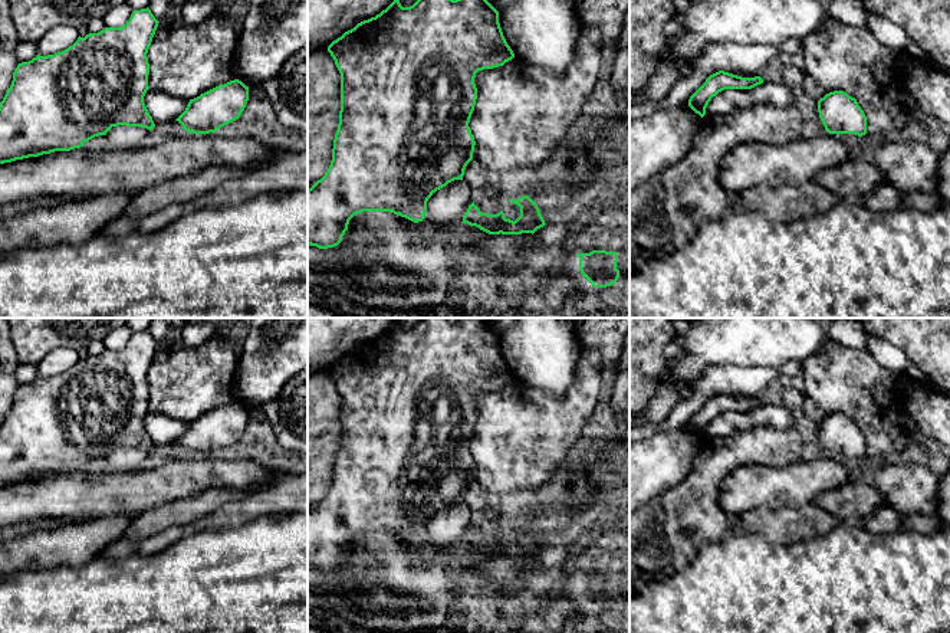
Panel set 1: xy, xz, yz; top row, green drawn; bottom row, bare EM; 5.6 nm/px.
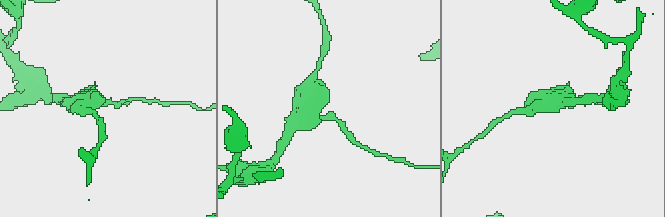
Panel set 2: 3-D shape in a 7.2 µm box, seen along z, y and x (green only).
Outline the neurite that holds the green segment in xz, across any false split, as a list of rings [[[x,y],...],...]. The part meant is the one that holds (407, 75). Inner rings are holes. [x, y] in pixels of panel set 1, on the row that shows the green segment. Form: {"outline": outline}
{"outline": [[[394,0],[375,17],[358,23],[354,29],[333,40],[328,46],[328,52],[341,73],[341,111],[331,165],[325,176],[308,190],[308,245],[319,249],[338,246],[348,230],[349,220],[358,213],[391,211],[414,223],[423,222],[428,199],[448,183],[463,180],[464,170],[473,160],[476,141],[469,122],[477,99],[476,73],[483,69],[503,66],[515,58],[503,36],[499,12],[487,0],[417,0],[410,7],[402,7],[400,0]]]}

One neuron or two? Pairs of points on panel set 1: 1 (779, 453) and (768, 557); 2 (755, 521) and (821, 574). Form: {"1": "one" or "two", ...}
{"1": "two", "2": "two"}

